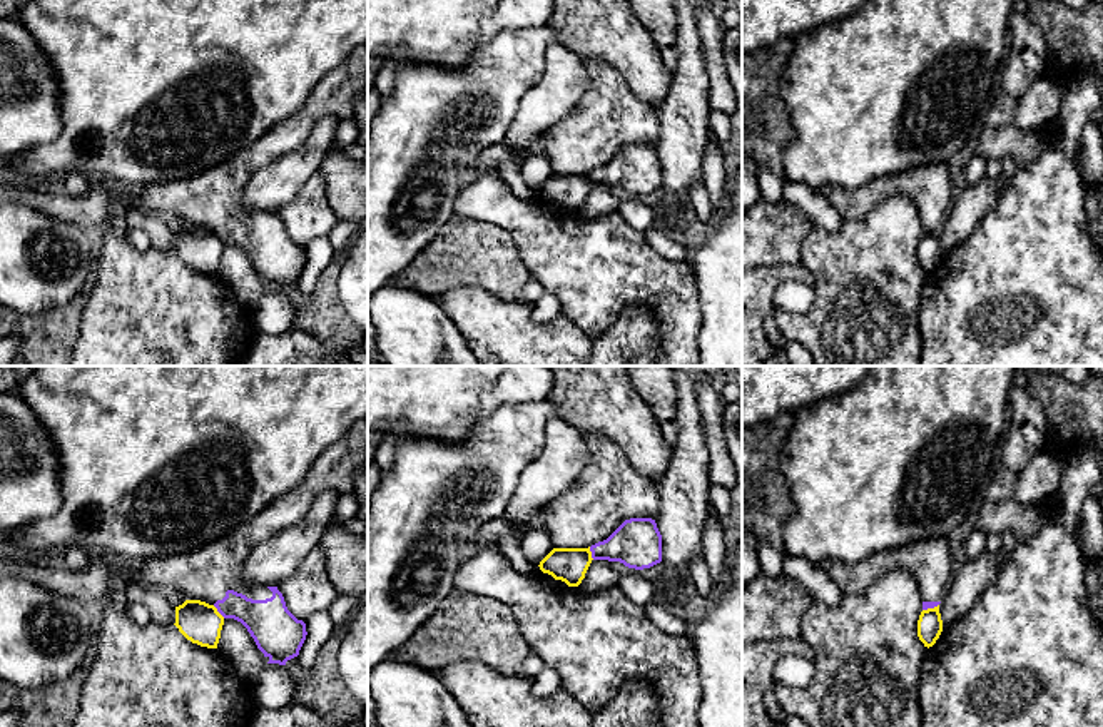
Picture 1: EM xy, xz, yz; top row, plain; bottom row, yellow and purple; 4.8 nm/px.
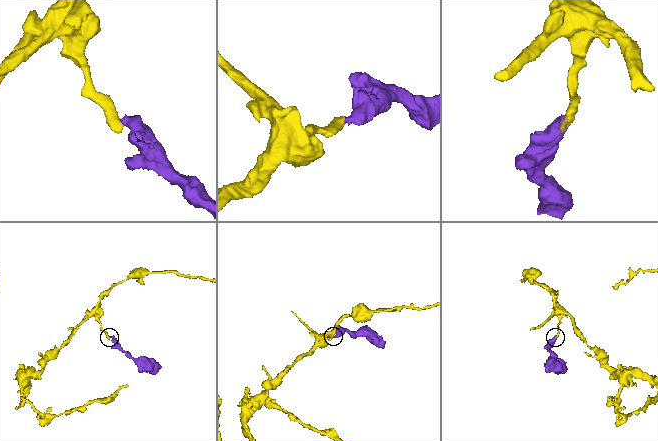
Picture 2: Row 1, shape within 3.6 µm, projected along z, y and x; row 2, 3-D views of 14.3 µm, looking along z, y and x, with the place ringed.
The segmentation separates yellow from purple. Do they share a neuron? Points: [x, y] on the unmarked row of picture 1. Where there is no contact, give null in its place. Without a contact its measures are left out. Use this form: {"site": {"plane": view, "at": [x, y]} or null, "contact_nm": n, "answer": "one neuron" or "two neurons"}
{"site": {"plane": "xy", "at": [218, 238]}, "contact_nm": 90, "answer": "two neurons"}

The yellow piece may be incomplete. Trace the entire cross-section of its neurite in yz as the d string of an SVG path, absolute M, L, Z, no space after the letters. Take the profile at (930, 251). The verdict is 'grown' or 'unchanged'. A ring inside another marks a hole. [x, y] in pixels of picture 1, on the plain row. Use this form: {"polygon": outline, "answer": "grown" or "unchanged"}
{"polygon": "M939 231L923 236L917 246L917 262L924 272L933 272L943 257Z", "answer": "unchanged"}

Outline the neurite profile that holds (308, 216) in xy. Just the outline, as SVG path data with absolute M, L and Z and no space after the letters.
M314 172L294 201L277 211L287 236L306 247L313 239L329 236L338 219L328 204L321 172Z

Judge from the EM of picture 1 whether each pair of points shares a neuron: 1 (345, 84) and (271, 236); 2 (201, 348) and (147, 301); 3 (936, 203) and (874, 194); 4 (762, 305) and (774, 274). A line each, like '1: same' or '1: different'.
1: same
2: same
3: same
4: same

